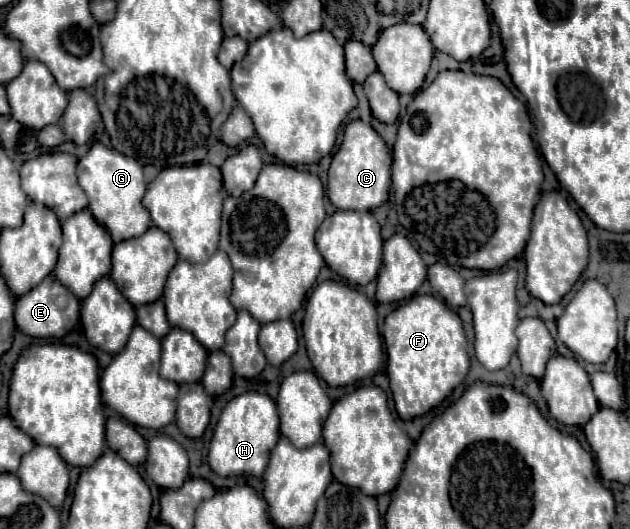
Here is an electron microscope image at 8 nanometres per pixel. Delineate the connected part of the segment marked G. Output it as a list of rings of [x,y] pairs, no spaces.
[[[95,142],[91,150],[79,160],[77,178],[79,186],[89,198],[91,214],[101,226],[105,226],[111,232],[113,242],[135,238],[151,226],[147,208],[143,208],[141,204],[147,184],[143,178],[143,168],[135,158],[129,158],[117,150],[103,146],[101,142]]]

